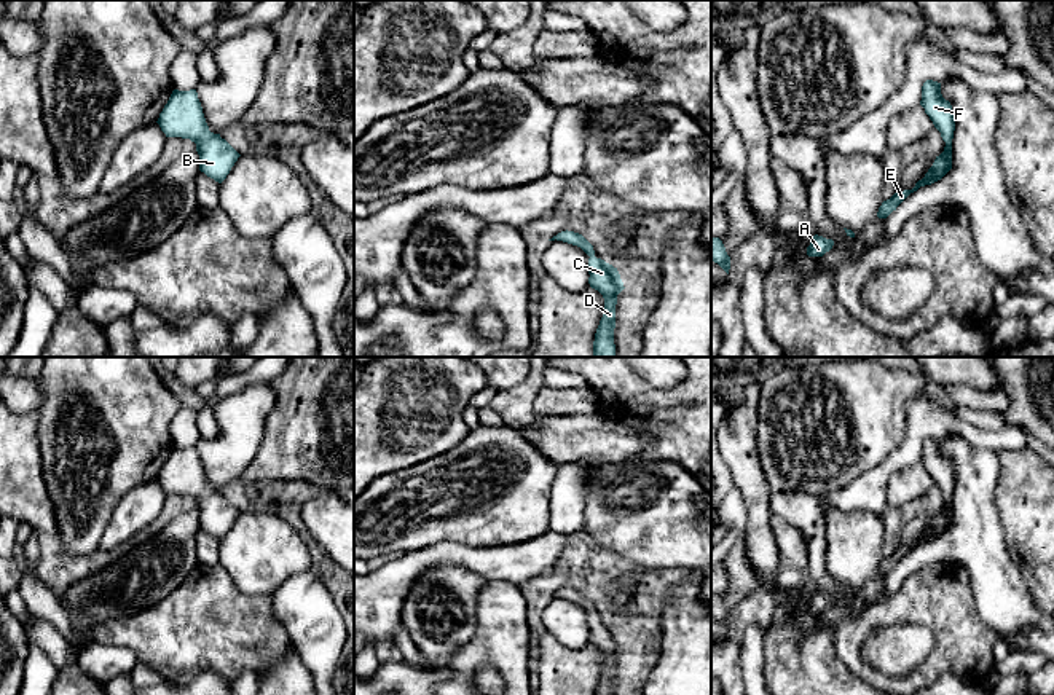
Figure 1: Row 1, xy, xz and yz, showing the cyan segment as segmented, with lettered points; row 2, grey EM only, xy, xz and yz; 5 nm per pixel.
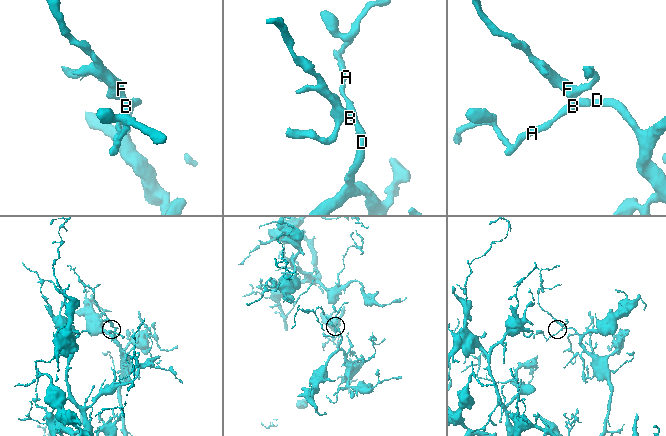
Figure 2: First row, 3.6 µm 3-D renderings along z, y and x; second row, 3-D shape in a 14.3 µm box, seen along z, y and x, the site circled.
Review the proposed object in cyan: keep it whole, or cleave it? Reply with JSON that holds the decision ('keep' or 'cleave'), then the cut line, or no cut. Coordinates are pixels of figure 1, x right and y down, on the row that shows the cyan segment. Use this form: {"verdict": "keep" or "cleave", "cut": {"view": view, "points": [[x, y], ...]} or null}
{"verdict": "keep", "cut": null}

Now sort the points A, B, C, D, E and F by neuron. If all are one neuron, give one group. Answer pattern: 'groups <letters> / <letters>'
groups A B C D E F

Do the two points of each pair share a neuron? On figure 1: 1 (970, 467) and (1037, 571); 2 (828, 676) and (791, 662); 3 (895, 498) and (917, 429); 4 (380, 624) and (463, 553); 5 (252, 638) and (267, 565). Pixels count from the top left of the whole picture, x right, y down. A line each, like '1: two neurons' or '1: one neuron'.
1: two neurons
2: one neuron
3: two neurons
4: one neuron
5: two neurons

